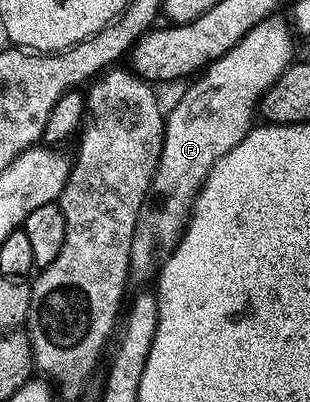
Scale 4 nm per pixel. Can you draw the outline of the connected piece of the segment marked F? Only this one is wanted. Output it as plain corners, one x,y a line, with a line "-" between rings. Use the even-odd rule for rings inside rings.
266,18
245,34
233,50
229,50
221,58
217,58
206,68
202,69
200,80
192,79
183,97
172,106
171,112
166,113
165,127
163,129
163,149
159,159
159,167
155,170
153,181
154,195
159,195
157,204
148,203
139,214
139,221
133,230
133,246
129,250
130,279
147,280
156,275
162,269
163,264
171,257
171,252
179,244
179,237
183,235
183,229
189,219
189,213
194,205
196,195
202,188
205,178
211,172
211,168
237,142
247,137
253,128
251,119
256,119
259,99
281,78
281,74
292,63
291,34
292,29
276,18

